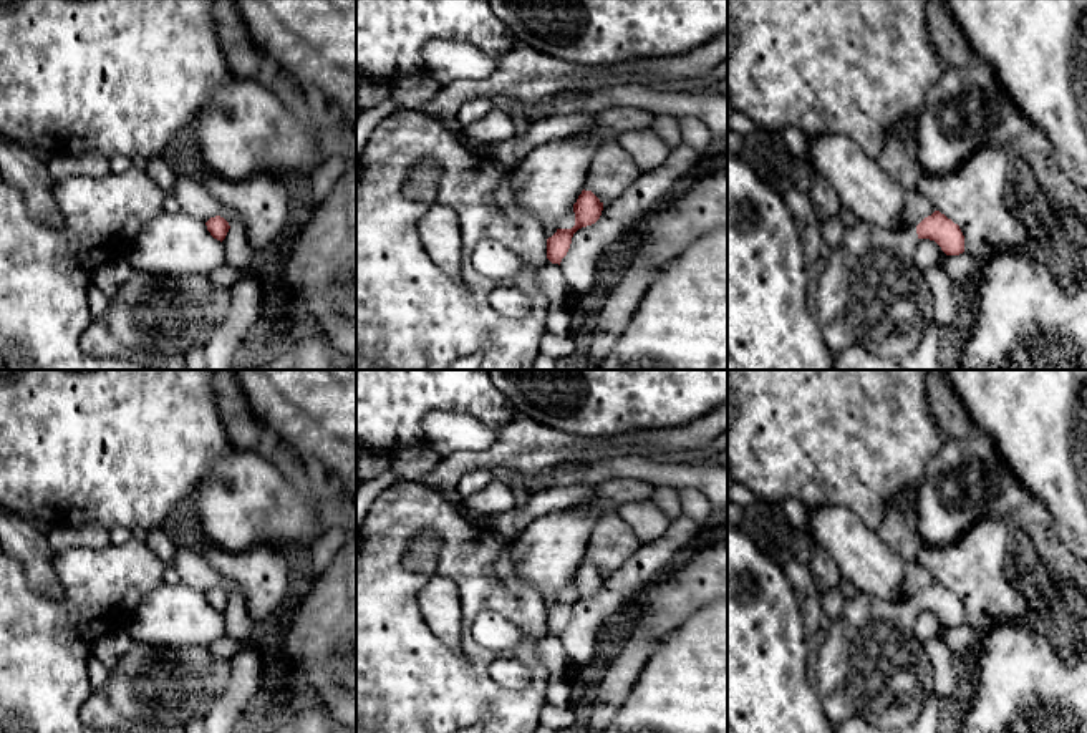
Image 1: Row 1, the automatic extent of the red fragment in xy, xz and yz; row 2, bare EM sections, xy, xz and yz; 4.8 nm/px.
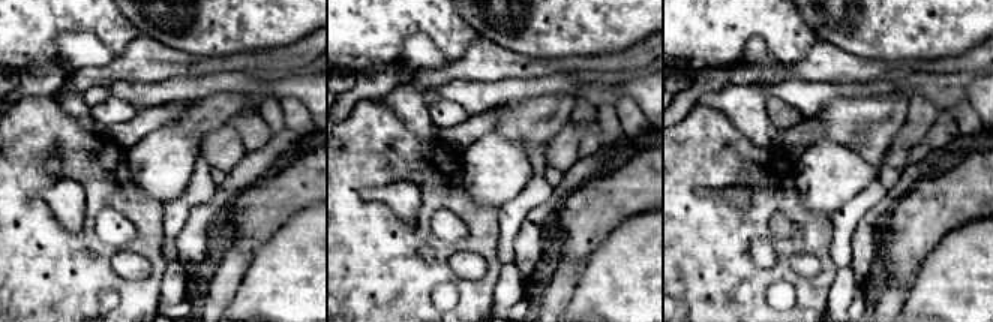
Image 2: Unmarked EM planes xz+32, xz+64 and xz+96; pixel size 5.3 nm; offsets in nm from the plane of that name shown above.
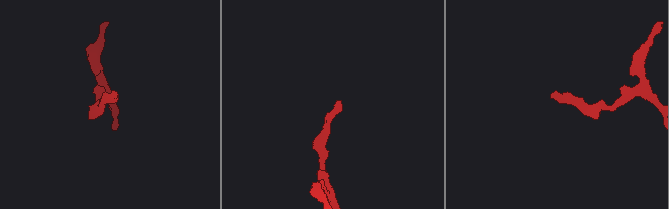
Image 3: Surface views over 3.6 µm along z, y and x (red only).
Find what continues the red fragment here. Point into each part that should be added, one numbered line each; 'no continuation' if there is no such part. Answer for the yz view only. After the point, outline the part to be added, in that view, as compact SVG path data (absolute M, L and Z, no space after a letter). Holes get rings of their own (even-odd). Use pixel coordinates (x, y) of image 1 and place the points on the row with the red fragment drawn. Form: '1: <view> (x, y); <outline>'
1: yz (870, 294); M858 221L815 275L815 320L832 353L848 347L900 362L921 343L935 300L915 264L918 234Z

